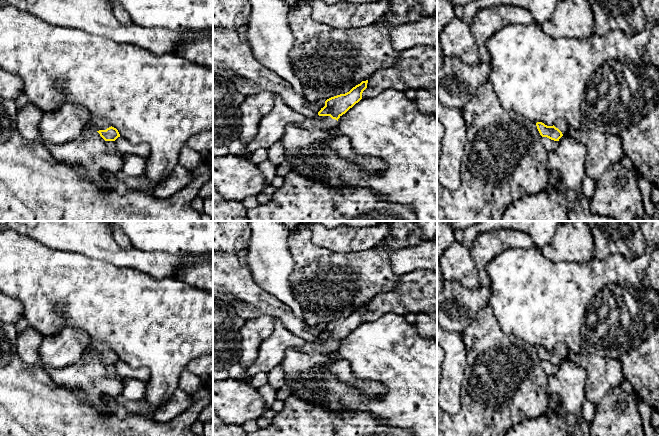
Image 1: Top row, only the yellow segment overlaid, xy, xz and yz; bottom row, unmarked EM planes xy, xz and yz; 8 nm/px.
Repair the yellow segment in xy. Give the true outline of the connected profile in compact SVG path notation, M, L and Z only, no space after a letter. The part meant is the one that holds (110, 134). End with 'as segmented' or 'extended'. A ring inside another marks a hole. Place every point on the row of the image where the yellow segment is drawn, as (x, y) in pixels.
M93 117L87 125L97 131L105 141L115 141L120 137L118 130L112 127L107 119Z | extended

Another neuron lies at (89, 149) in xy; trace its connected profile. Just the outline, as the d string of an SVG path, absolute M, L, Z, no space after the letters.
M87 124L73 141L48 147L51 158L68 165L81 165L89 179L100 179L104 172L116 174L123 166L123 153L110 149L100 134Z

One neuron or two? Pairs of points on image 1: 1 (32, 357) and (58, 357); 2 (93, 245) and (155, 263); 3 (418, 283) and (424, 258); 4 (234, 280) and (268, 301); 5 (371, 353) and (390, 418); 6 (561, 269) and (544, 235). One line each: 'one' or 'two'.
1: two
2: one
3: two
4: one
5: one
6: two

